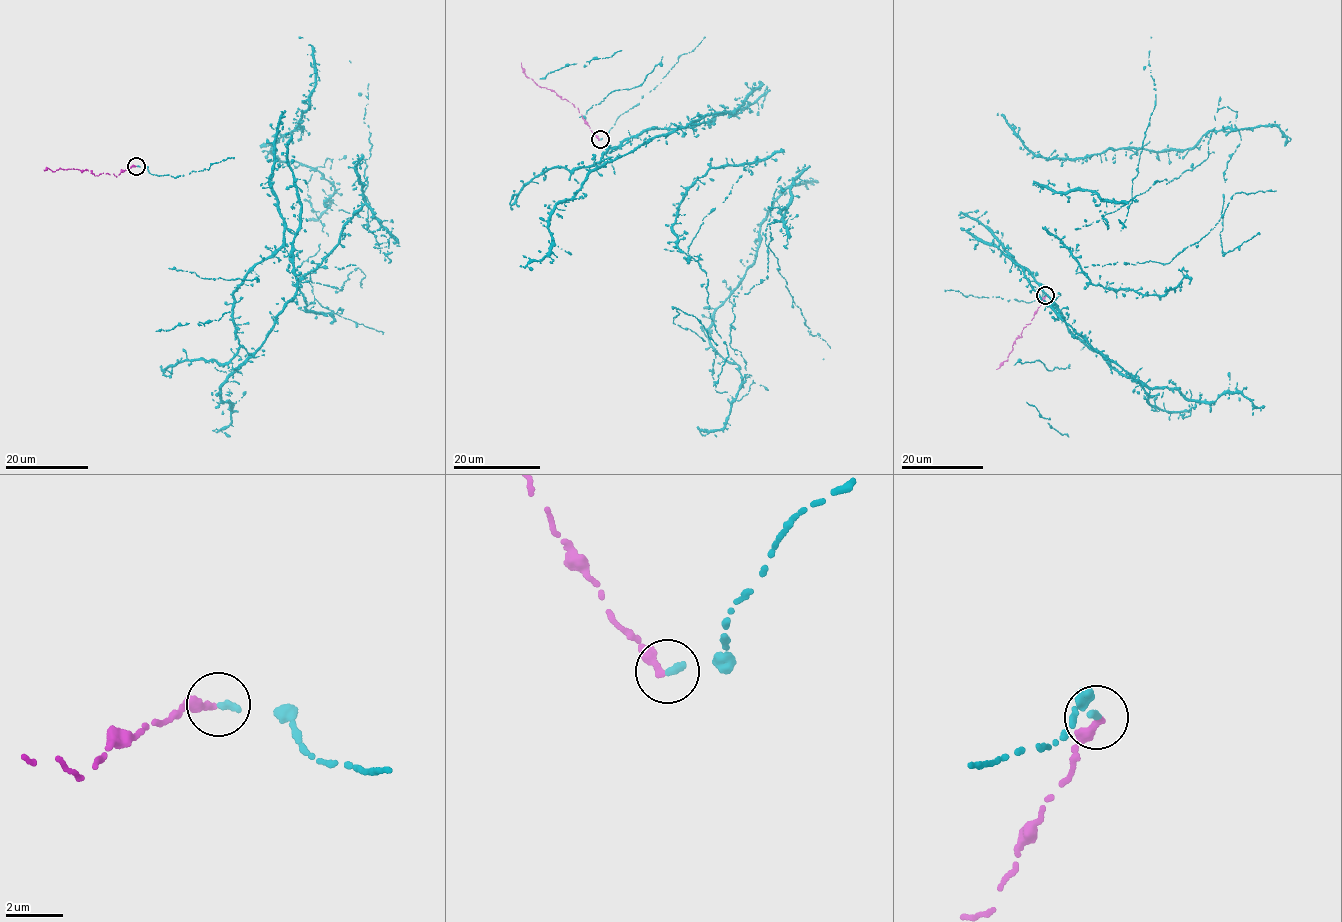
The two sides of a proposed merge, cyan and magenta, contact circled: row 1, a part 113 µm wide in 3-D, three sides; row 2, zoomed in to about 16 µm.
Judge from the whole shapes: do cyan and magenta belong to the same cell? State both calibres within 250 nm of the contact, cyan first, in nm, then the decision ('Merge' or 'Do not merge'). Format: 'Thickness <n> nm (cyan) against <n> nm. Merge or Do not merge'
Thickness 280 nm (cyan) against 320 nm. Do not merge

